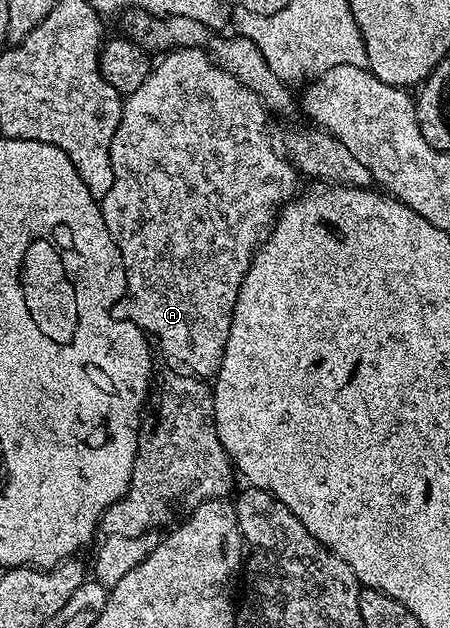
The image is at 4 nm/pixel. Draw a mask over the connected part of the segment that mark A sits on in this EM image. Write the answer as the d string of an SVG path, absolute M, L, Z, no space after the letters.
M178 47L168 52L161 64L150 70L147 81L135 89L135 93L124 96L121 104L121 120L119 129L115 129L115 137L111 141L111 193L100 199L103 221L123 257L125 266L125 289L128 318L146 336L152 337L161 346L165 359L169 362L168 370L183 375L194 375L196 379L212 380L223 361L223 353L227 345L227 333L231 333L231 317L235 309L235 301L239 297L239 289L243 285L243 277L253 260L253 252L257 250L266 234L267 228L276 220L286 202L298 194L297 179L299 172L292 162L280 150L273 148L269 140L270 112L261 98L251 89L247 89L231 73L227 73L214 61L208 50L199 47Z

